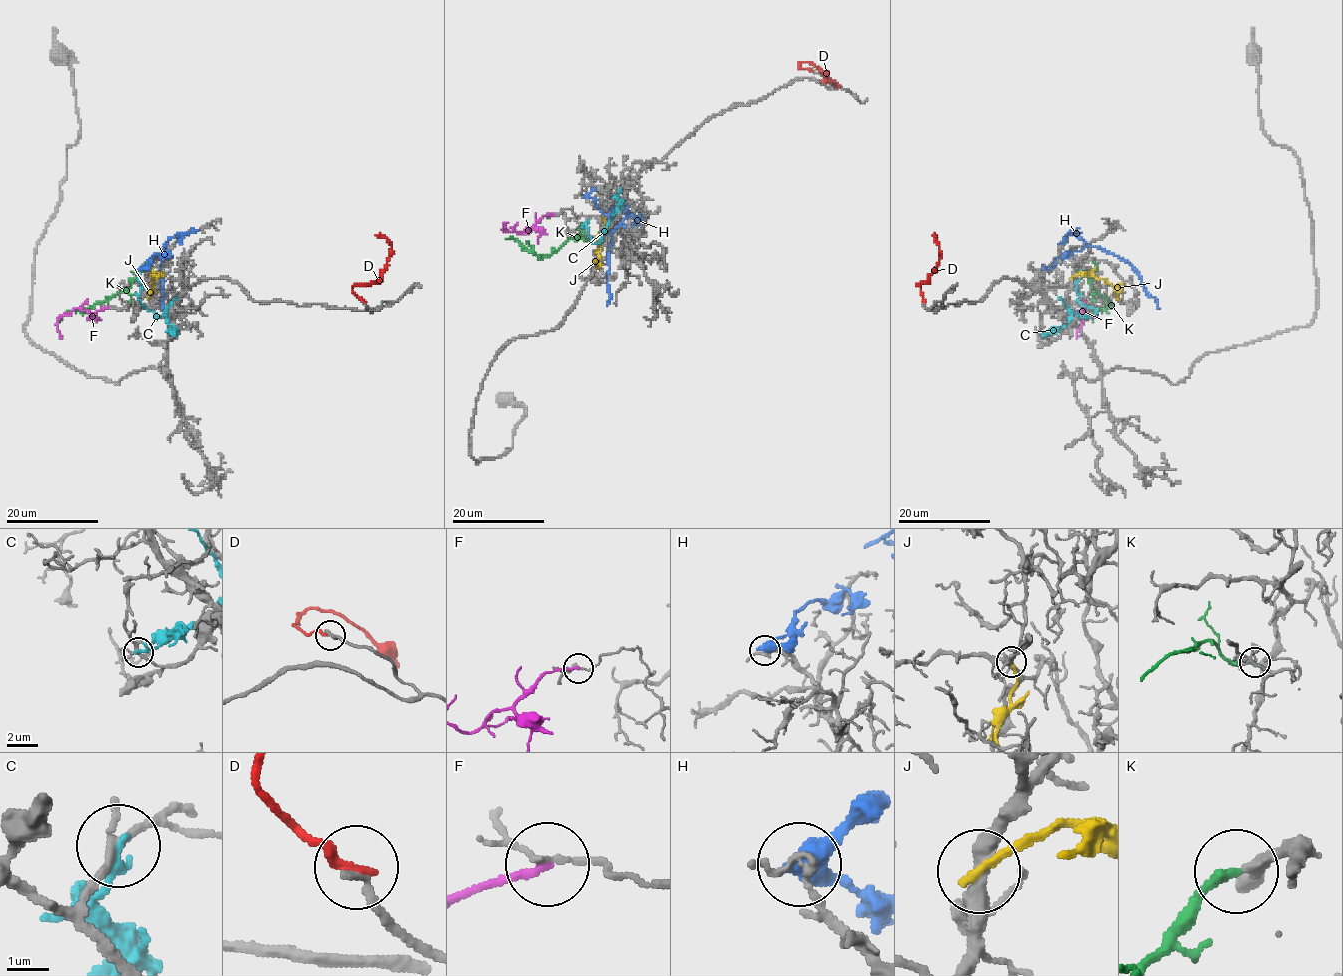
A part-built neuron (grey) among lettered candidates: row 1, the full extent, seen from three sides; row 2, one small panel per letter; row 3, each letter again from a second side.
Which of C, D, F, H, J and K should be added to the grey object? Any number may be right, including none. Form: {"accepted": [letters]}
{"accepted": ["K"]}

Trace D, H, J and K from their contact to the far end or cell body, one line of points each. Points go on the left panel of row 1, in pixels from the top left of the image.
D: (363, 300), (351, 290), (356, 283), (375, 282), (389, 256), (389, 242), (375, 234)
H: (140, 270), (149, 258), (160, 255), (165, 246), (160, 267), (164, 294), (161, 308)
J: (157, 277), (157, 272), (146, 298)
K: (149, 260), (131, 285), (82, 310), (69, 310), (60, 323)

